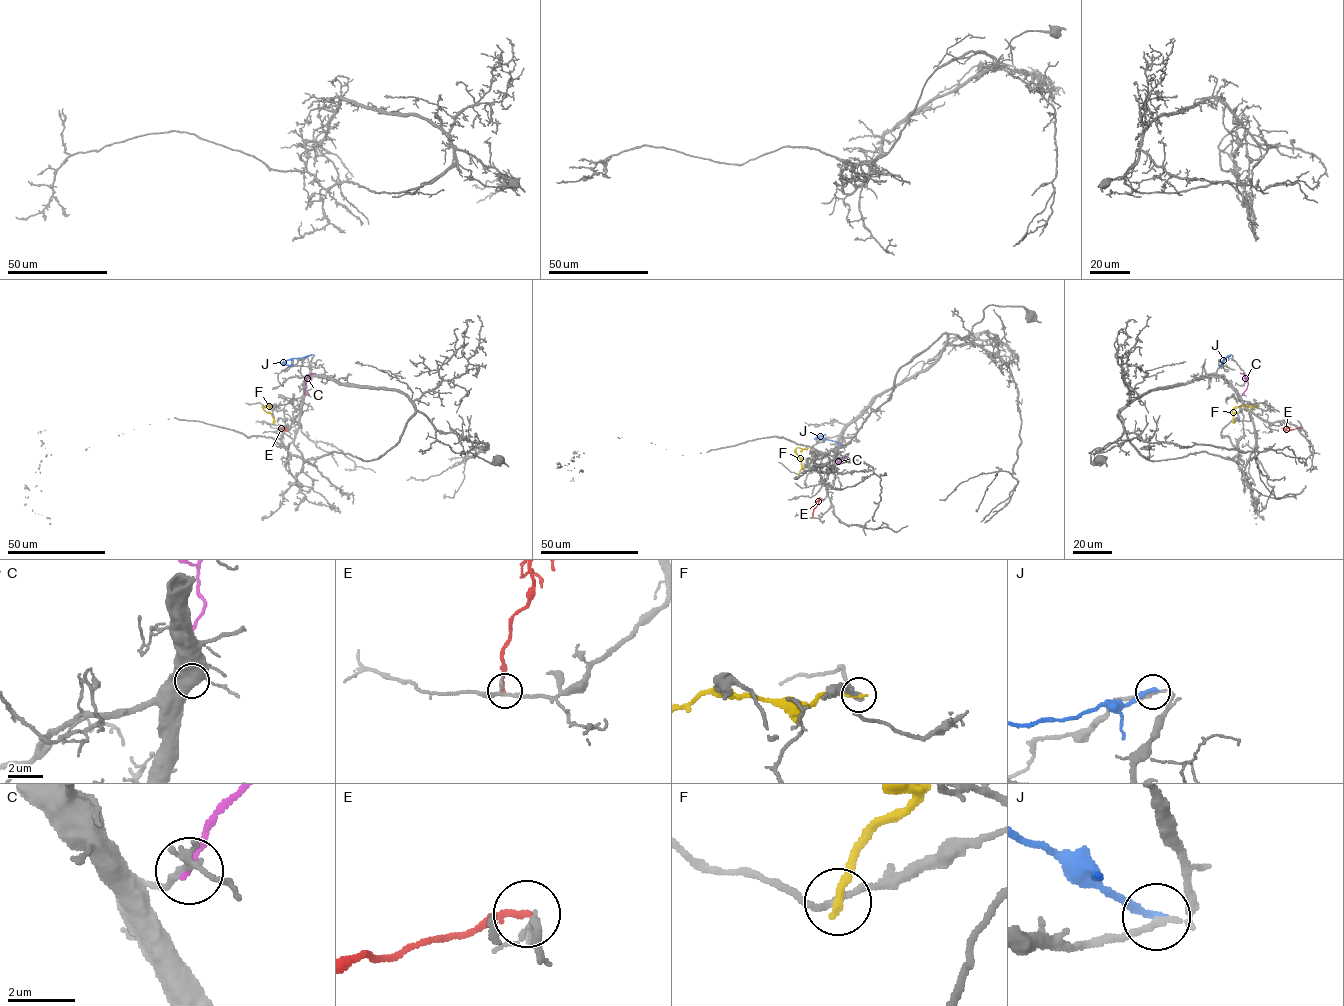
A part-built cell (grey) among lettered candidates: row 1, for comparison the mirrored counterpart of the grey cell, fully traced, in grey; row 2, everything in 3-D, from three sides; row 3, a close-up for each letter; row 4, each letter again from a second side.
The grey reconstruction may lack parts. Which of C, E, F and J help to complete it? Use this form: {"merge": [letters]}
{"merge": []}

